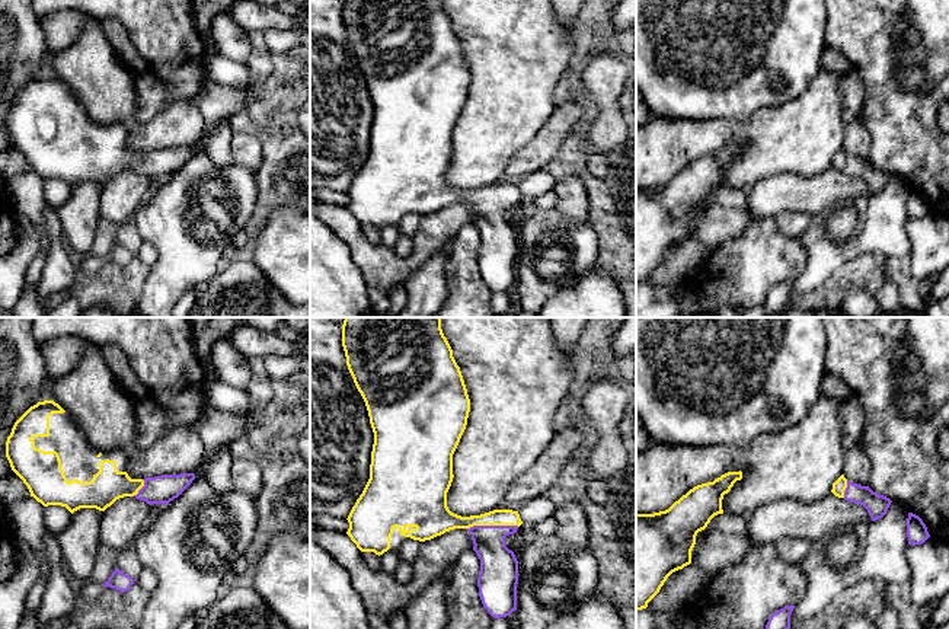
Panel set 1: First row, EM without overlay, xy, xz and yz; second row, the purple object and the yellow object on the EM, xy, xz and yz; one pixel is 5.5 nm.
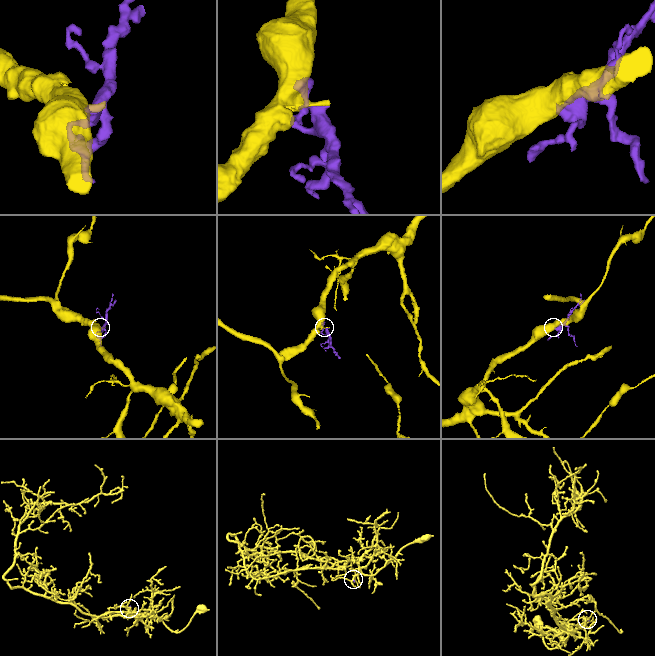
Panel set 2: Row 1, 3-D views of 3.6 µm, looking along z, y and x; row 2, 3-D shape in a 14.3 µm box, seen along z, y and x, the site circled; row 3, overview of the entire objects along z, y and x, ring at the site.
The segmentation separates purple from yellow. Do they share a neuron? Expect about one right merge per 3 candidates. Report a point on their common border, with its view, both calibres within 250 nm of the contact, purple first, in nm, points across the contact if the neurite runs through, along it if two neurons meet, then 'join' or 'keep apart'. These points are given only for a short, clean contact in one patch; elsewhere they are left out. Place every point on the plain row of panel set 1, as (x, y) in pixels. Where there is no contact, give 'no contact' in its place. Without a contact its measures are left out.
contact xz (492, 200); calibres 200 and 100 nm; join

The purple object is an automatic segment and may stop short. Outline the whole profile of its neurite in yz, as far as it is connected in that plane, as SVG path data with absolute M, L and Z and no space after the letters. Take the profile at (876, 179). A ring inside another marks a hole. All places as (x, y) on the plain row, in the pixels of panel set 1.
M844 149L833 157L831 166L849 176L863 179L872 195L882 192L892 176L889 172L873 166L869 160L862 160L847 154Z

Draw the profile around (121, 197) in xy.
M135 170L116 173L102 185L100 218L119 226L134 217L148 198L150 182L150 178Z

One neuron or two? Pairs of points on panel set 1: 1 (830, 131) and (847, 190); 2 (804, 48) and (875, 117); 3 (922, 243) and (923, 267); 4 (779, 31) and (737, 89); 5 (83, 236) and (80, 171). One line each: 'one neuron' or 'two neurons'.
1: two neurons
2: two neurons
3: one neuron
4: one neuron
5: two neurons

